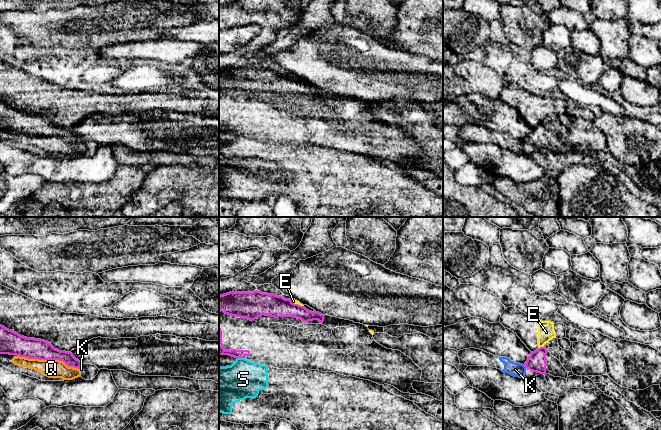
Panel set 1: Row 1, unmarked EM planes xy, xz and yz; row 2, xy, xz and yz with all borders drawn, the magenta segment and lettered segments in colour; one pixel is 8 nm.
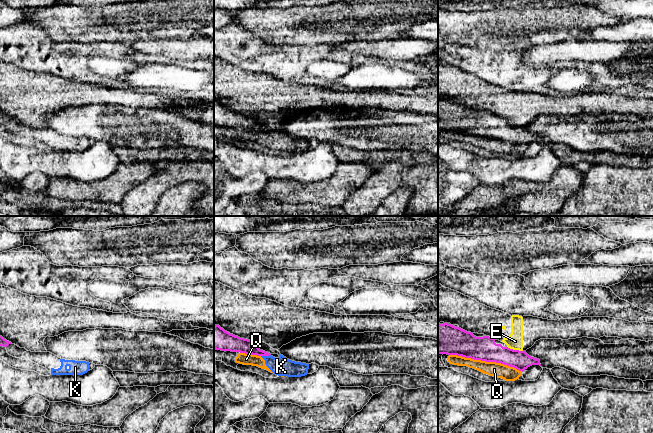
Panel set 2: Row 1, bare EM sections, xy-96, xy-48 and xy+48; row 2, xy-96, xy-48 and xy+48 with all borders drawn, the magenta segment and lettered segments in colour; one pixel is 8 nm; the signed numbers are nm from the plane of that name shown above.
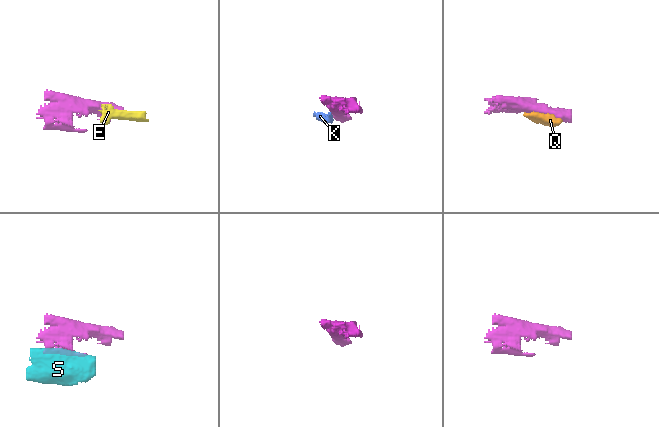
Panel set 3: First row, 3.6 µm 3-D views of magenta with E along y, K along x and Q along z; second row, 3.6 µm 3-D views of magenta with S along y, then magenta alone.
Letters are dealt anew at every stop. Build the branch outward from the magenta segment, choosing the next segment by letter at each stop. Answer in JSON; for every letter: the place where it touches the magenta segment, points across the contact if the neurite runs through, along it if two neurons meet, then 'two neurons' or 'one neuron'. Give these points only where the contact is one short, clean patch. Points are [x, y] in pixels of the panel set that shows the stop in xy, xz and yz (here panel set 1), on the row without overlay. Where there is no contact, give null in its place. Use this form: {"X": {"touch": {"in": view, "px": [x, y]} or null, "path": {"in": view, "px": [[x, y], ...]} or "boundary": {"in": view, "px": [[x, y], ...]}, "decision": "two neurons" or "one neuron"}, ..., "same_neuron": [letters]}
{"E": {"touch": {"in": "yz", "px": [540, 123]}, "boundary": {"in": "yz", "px": [[543, 122], [538, 124]]}, "decision": "two neurons"}, "K": {"touch": {"in": "yz", "px": [525, 142]}, "boundary": {"in": "yz", "px": [[523, 141], [526, 143]]}, "decision": "two neurons"}, "Q": {"touch": {"in": "xy", "px": [48, 135]}, "decision": "two neurons"}, "S": {"touch": {"in": "xz", "px": [240, 133]}, "decision": "two neurons"}, "same_neuron": []}

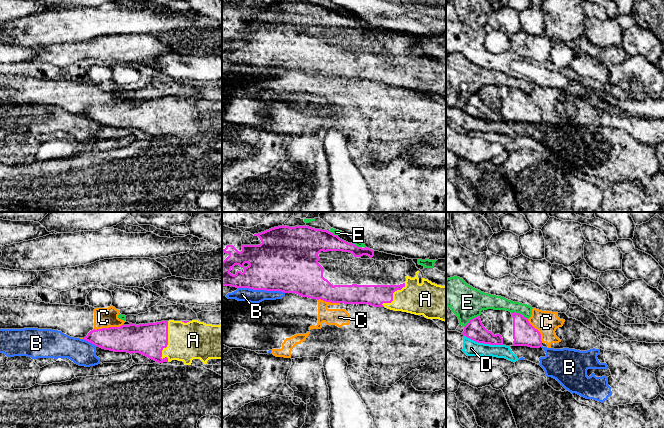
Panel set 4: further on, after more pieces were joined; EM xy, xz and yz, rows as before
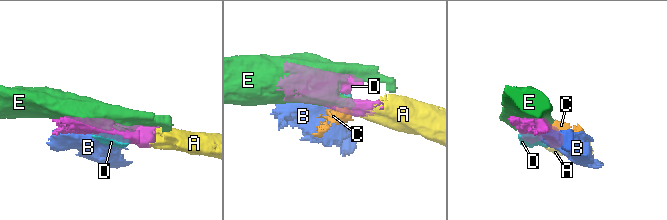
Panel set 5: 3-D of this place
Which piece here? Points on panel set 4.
{"A": {"touch": {"in": "xy", "px": [167, 119]}, "decision": "one neuron"}, "B": {"touch": {"in": "xz", "px": [261, 65]}, "decision": "two neurons"}, "C": {"touch": {"in": "xy", "px": [109, 103]}, "boundary": {"in": "xy", "px": [[123, 99], [119, 102], [94, 105]]}, "decision": "two neurons"}, "D": {"touch": {"in": "yz", "px": [483, 118]}, "decision": "two neurons"}, "E": {"touch": {"in": "yz", "px": [519, 89]}, "decision": "two neurons"}, "same_neuron": ["A"]}

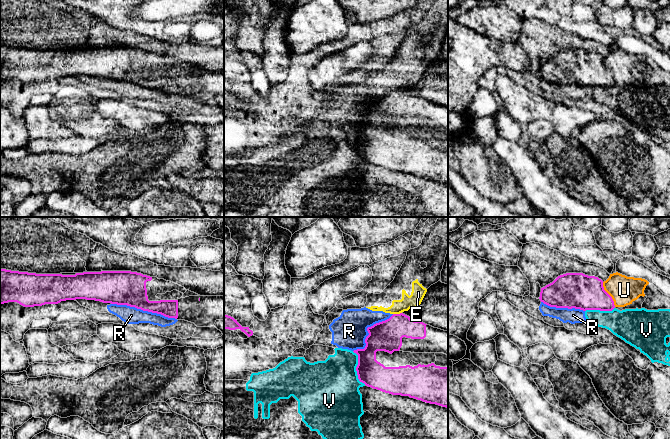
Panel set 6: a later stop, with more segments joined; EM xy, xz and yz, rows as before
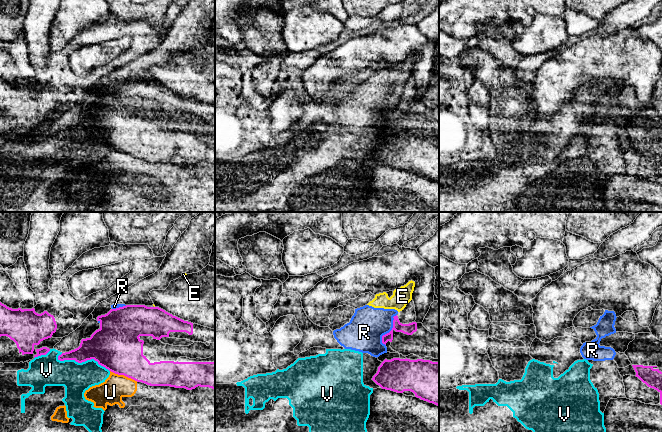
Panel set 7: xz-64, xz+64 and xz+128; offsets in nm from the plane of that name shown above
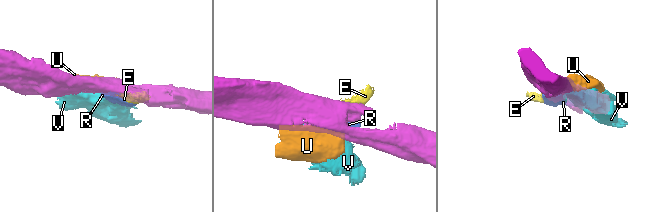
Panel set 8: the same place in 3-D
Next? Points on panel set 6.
{"E": {"touch": {"in": "xz", "px": [397, 90]}, "boundary": {"in": "xz", "px": [[401, 88], [393, 90]]}, "decision": "two neurons"}, "R": {"touch": {"in": "xy", "px": [144, 86]}, "decision": "two neurons"}, "U": {"touch": {"in": "yz", "px": [608, 70]}, "decision": "two neurons"}, "V": {"touch": {"in": "xz", "px": [356, 144]}, "decision": "two neurons"}, "same_neuron": []}

